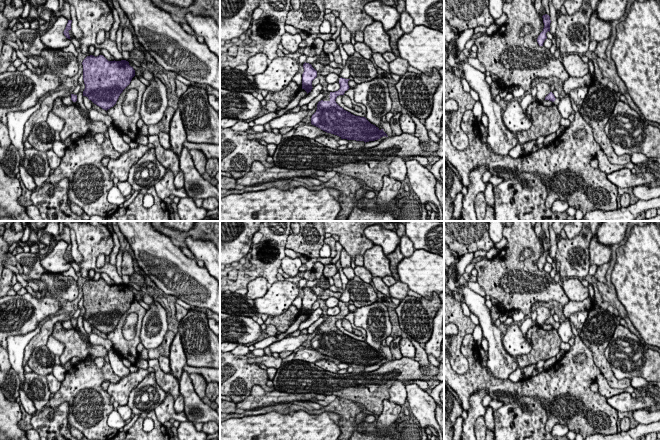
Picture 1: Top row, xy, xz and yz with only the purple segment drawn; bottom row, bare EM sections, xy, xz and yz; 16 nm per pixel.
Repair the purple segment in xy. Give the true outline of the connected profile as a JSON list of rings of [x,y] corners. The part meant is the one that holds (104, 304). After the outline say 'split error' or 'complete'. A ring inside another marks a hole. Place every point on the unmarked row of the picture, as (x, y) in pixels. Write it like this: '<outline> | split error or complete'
[[[103,279],[87,280],[82,289],[83,320],[106,335],[116,328],[135,300],[135,294],[128,285],[108,285]]] | complete

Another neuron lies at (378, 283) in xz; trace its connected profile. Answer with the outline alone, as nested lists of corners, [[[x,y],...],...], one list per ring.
[[[373,277],[372,282],[374,287],[381,292],[382,294],[386,295],[389,298],[392,298],[389,293],[389,287],[383,282],[382,278],[380,277]]]

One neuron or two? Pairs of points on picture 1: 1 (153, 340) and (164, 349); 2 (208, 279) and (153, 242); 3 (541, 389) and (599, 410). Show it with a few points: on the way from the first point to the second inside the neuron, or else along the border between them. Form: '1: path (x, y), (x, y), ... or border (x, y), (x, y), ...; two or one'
1: border (168, 330), (163, 341), (158, 346), (148, 350); two
2: path (194, 276), (167, 256); one
3: path (555, 389), (565, 397), (573, 399), (585, 409); one

